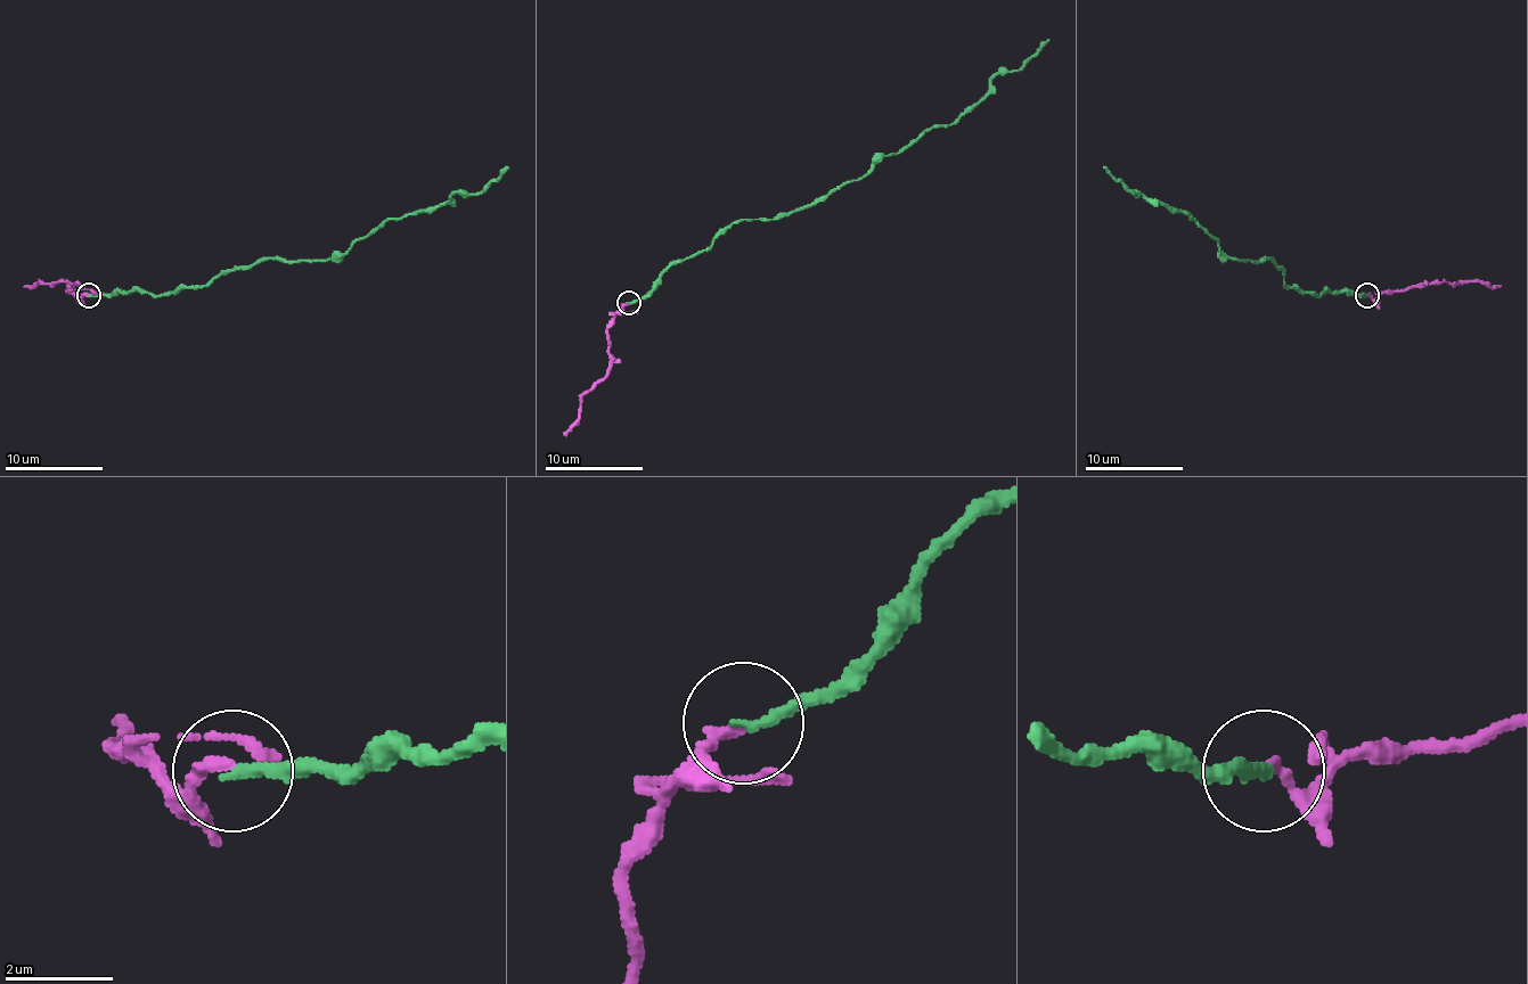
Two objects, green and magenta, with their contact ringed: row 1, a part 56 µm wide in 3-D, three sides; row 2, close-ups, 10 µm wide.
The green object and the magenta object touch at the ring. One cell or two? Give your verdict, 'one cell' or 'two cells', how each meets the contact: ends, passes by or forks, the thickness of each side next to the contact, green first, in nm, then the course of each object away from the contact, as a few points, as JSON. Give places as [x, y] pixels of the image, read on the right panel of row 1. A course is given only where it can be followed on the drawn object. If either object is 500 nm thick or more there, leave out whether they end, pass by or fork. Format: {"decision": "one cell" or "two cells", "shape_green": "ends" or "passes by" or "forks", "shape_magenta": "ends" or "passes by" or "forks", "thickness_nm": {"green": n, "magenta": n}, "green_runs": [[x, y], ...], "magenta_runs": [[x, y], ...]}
{"decision": "two cells", "shape_green": "ends", "shape_magenta": "ends", "thickness_nm": {"green": 220, "magenta": 240}, "green_runs": [[1367, 296], [1287, 288], [1284, 271], [1272, 259], [1227, 259], [1195, 220], [1133, 193], [1103, 166]], "magenta_runs": [[1367, 296], [1378, 298], [1395, 290], [1461, 281], [1485, 281], [1500, 286]]}

